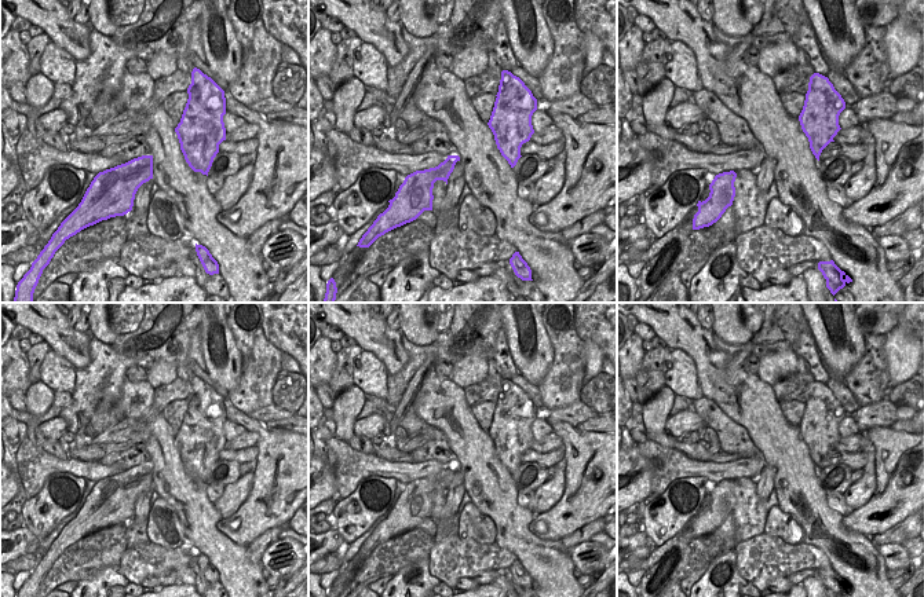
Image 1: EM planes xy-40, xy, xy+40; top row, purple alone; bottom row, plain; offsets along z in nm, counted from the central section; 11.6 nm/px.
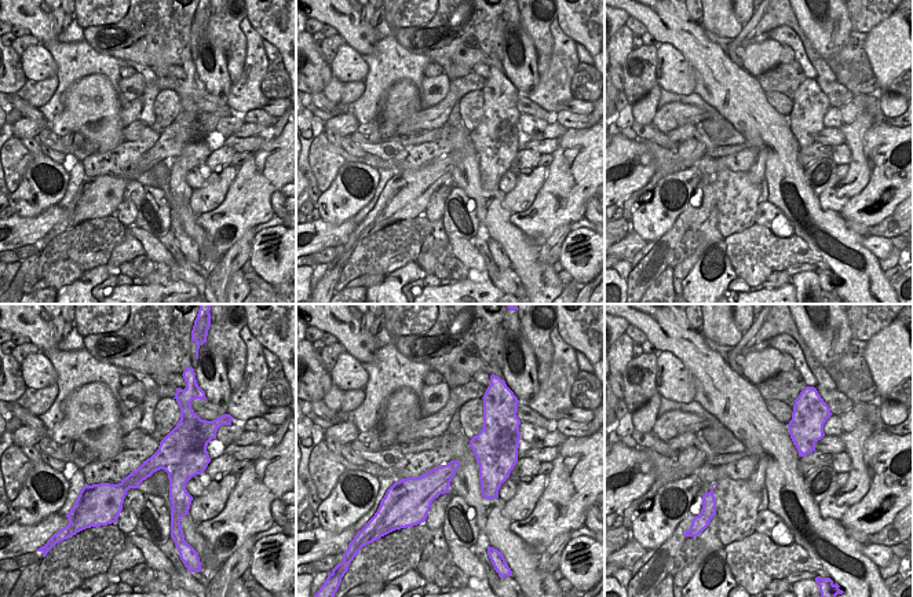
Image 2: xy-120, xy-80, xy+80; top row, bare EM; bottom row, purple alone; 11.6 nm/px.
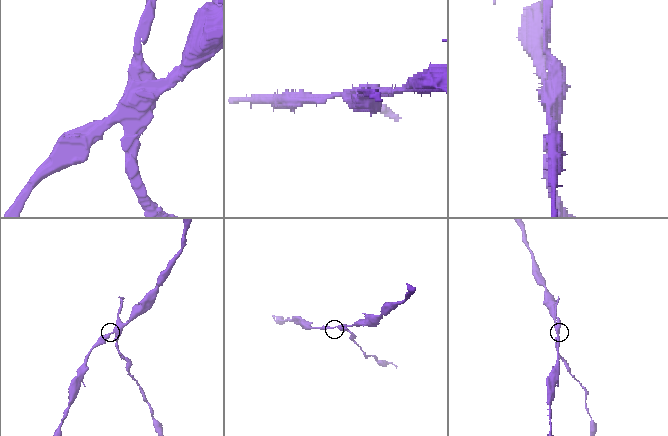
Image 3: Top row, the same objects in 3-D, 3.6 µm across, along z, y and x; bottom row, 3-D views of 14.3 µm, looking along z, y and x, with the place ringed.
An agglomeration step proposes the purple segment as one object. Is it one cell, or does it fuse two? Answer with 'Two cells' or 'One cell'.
Two cells

